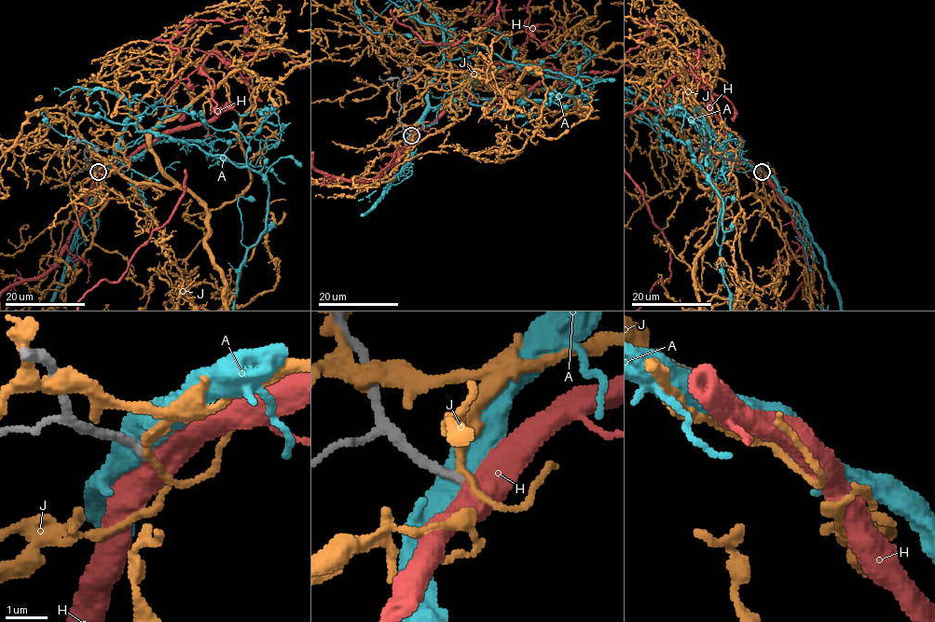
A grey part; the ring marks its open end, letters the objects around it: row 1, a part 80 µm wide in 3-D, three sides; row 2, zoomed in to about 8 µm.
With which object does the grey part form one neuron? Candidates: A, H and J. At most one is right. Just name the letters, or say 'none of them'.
H

